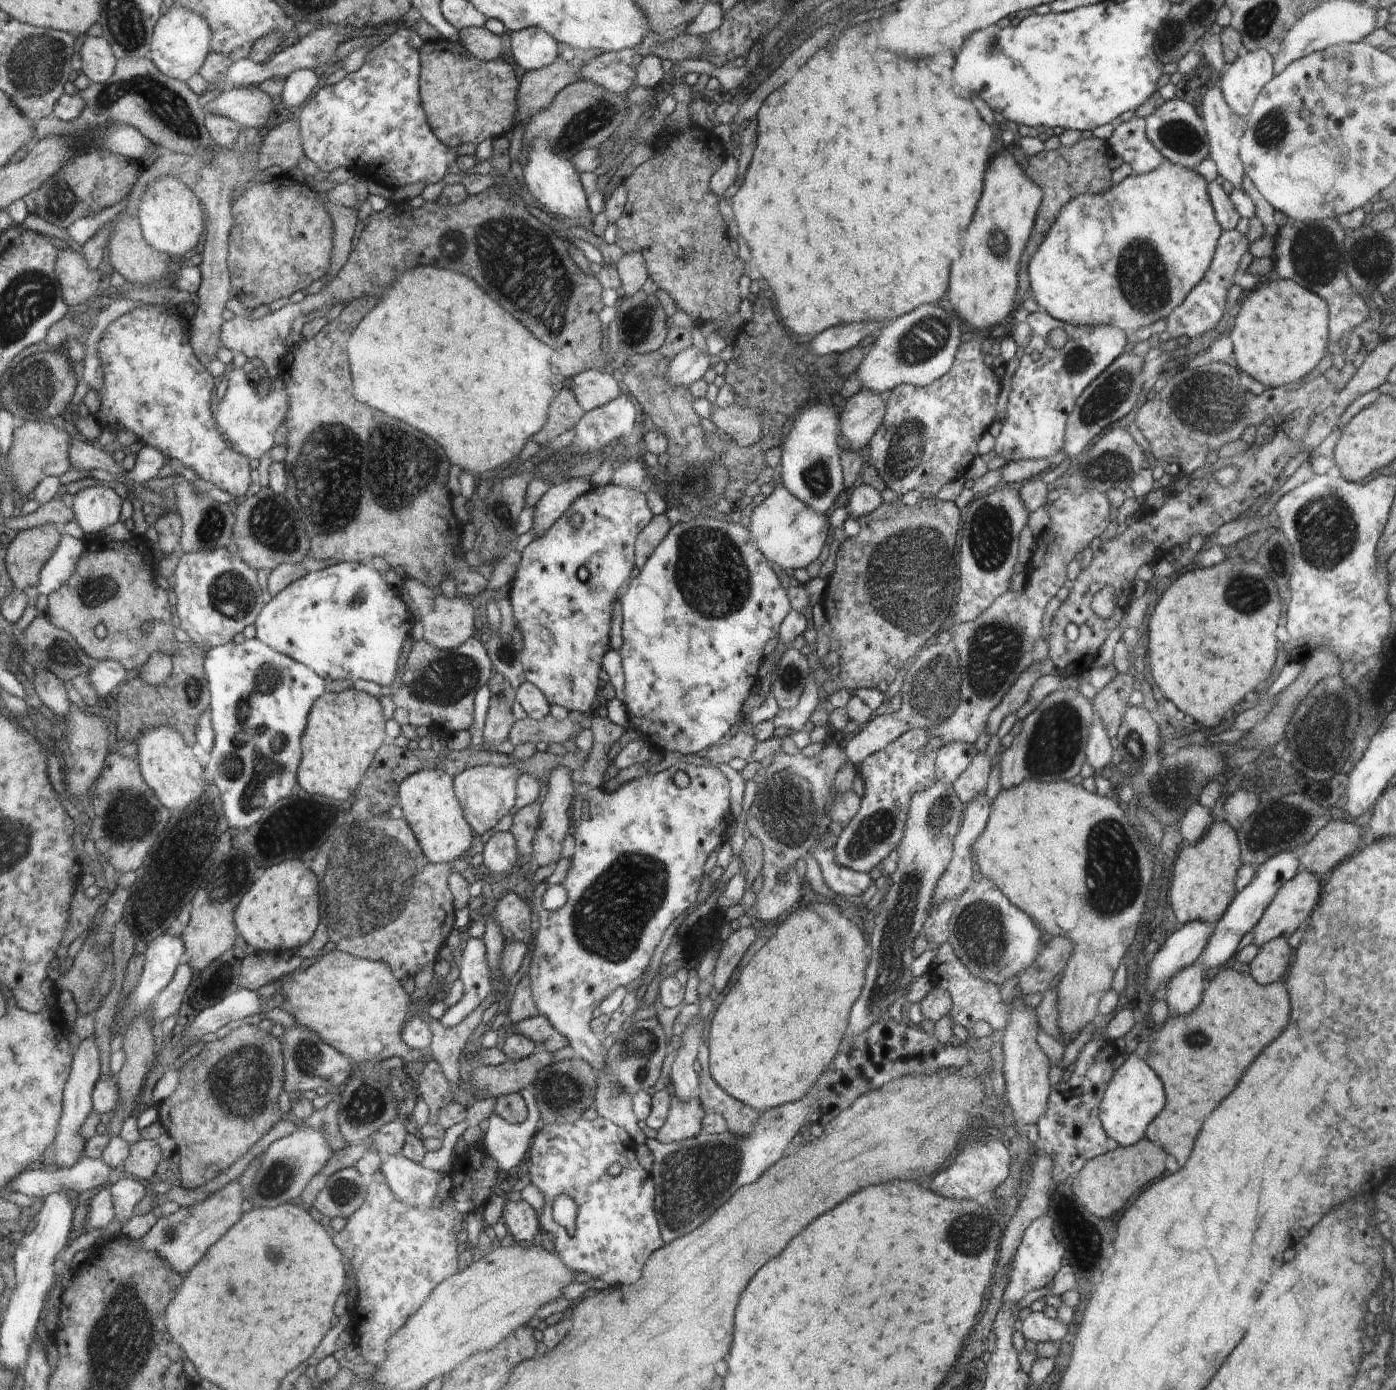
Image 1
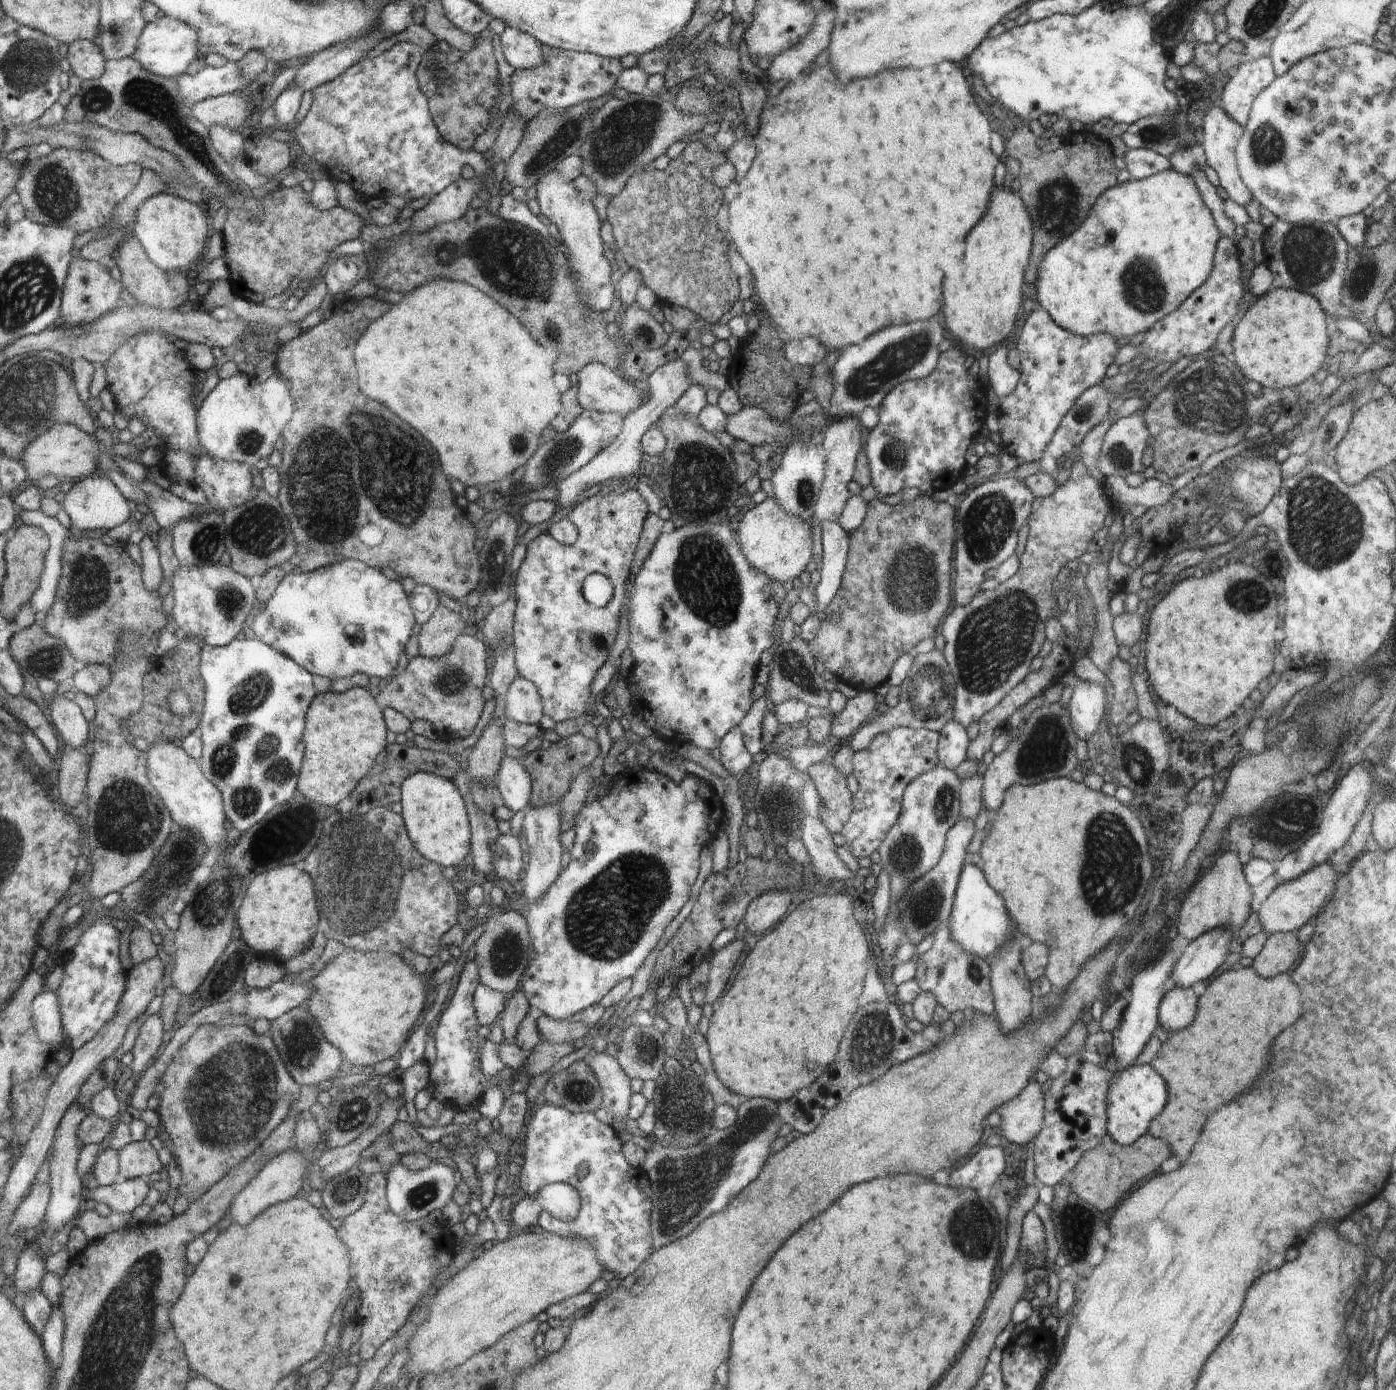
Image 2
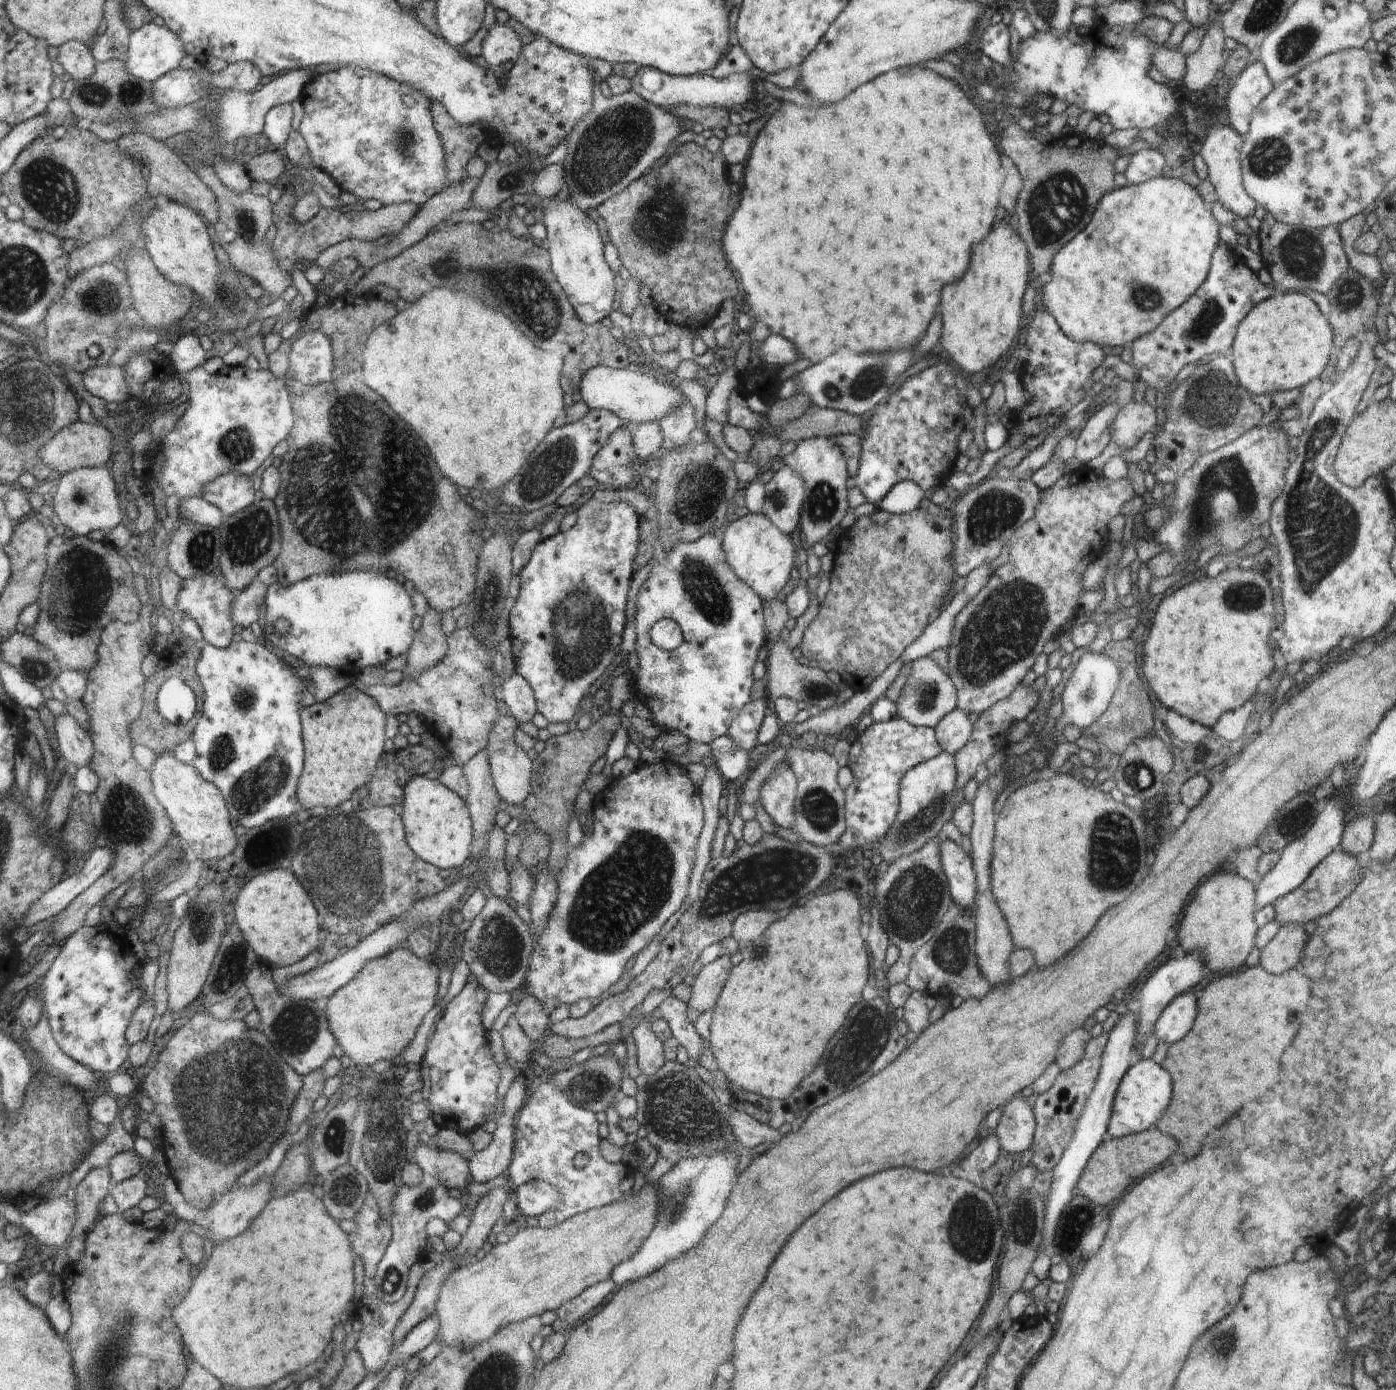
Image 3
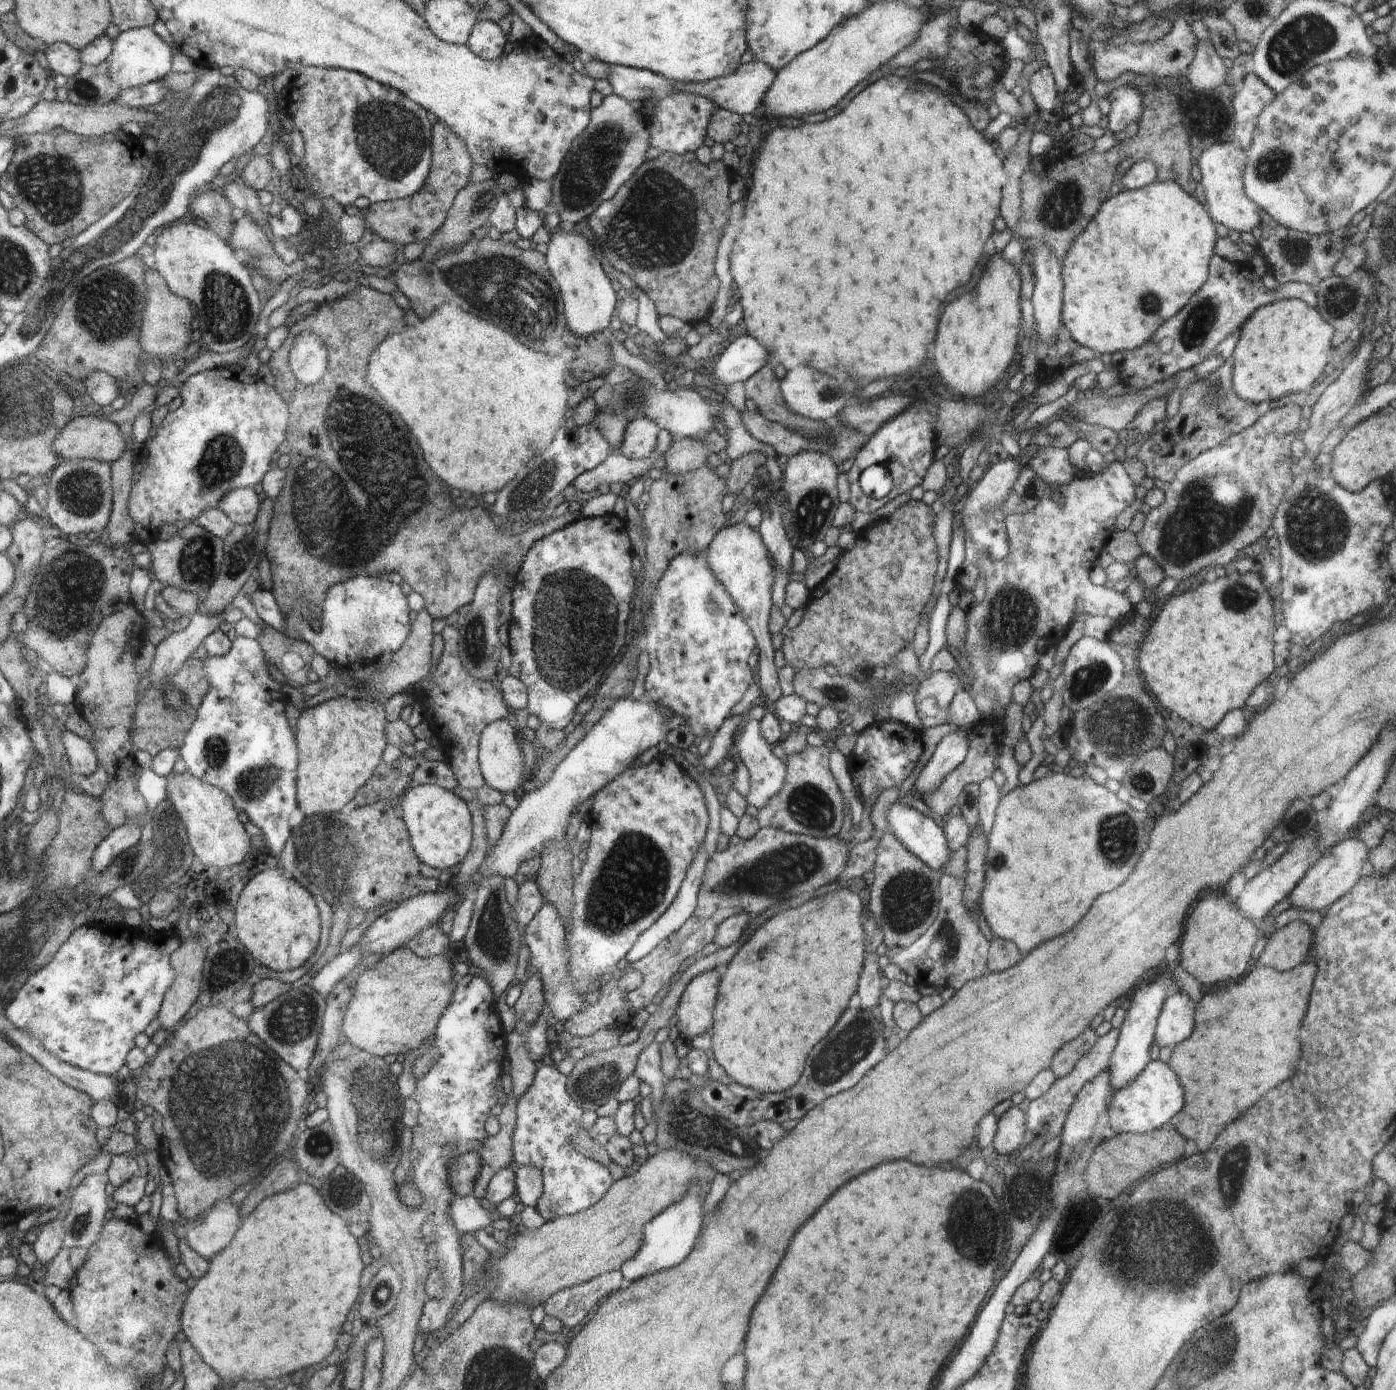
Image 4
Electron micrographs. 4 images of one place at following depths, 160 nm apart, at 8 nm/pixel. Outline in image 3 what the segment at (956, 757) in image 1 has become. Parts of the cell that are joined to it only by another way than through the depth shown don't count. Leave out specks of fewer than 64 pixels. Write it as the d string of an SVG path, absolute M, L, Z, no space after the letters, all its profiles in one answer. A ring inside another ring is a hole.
M956 708L933 724L942 751L955 755L972 738L973 725L968 716L965 710Z

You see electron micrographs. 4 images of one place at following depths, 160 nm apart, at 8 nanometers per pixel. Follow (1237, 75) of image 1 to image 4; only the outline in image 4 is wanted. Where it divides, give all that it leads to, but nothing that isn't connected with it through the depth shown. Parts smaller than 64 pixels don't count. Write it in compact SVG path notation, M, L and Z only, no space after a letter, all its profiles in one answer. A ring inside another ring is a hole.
M1253 72L1243 78L1233 99L1235 143L1246 150L1253 139L1254 127L1262 109L1275 99L1276 93Z

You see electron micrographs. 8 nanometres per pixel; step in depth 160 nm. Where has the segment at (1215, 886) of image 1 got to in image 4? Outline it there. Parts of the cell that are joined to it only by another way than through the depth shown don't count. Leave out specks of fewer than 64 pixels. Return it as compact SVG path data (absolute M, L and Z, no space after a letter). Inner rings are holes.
M1222 890L1212 892L1208 898L1200 900L1194 912L1186 922L1182 936L1182 970L1183 975L1192 974L1200 984L1228 984L1238 980L1252 958L1252 948L1259 940L1261 933L1258 924L1252 922L1236 905L1236 901L1226 896Z

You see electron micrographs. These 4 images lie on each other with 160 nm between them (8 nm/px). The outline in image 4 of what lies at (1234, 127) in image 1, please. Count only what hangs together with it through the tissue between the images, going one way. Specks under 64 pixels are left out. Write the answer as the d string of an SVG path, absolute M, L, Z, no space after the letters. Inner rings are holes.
M1233 142L1208 144L1200 158L1195 160L1201 170L1201 184L1207 200L1206 208L1214 224L1223 224L1228 230L1252 232L1259 226L1261 212L1259 206L1246 196L1243 187L1243 170L1246 162L1245 150Z

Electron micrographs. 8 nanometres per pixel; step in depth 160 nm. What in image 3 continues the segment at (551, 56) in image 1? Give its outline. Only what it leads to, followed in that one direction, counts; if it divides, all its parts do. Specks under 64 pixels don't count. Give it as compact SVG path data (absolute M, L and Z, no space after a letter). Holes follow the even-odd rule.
M493 25L488 27L489 35L482 44L481 61L487 66L500 66L504 62L515 61L520 56L520 38L514 29L508 25Z

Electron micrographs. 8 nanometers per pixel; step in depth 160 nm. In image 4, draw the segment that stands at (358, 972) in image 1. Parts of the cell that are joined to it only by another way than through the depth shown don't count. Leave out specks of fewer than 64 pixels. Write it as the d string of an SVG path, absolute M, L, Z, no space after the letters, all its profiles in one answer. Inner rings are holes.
M407 946L398 947L361 972L341 1026L343 1040L352 1044L354 1048L364 1049L377 1057L384 1057L386 1054L407 1055L418 1051L418 1046L437 1030L438 1018L441 1018L452 1000L452 990L454 982L449 954L426 958L419 957Z

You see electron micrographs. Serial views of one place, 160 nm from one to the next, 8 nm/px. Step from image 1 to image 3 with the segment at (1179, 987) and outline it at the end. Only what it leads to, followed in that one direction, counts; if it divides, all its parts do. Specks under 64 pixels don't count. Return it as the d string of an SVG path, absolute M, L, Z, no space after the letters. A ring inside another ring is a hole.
M1179 994L1162 1010L1153 1026L1153 1034L1159 1041L1172 1044L1182 1040L1194 1020L1196 1020L1196 996L1193 994Z

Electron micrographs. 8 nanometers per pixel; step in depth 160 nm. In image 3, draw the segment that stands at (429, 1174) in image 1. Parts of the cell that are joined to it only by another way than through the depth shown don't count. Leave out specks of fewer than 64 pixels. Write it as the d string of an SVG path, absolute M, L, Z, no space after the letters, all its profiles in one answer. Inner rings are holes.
M426 1176L419 1185L402 1185L398 1190L391 1208L392 1238L386 1247L382 1260L377 1264L373 1283L374 1294L385 1303L393 1303L402 1298L406 1292L411 1266L418 1261L418 1257L428 1238L425 1231L429 1218L439 1218L448 1224L459 1214L466 1213L464 1204L459 1198L453 1198L448 1193L447 1184L435 1176Z

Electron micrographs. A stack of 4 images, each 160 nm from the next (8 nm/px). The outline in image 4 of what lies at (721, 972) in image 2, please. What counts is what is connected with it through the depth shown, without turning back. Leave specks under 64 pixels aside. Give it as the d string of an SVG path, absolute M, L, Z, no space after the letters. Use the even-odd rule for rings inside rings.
M718 969L707 970L691 980L682 993L676 1011L676 1027L680 1036L689 1043L704 1030L712 1028L716 996L720 996L718 982L721 982Z

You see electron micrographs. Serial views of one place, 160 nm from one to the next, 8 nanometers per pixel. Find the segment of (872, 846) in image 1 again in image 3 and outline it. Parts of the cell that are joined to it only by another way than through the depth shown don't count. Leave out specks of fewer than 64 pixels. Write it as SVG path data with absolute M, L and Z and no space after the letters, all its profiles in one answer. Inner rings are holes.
M896 716L890 720L872 723L863 734L853 740L847 767L853 772L853 781L846 787L846 820L853 832L858 852L872 845L888 832L898 814L898 784L917 764L933 759L942 752L933 725L918 727Z

